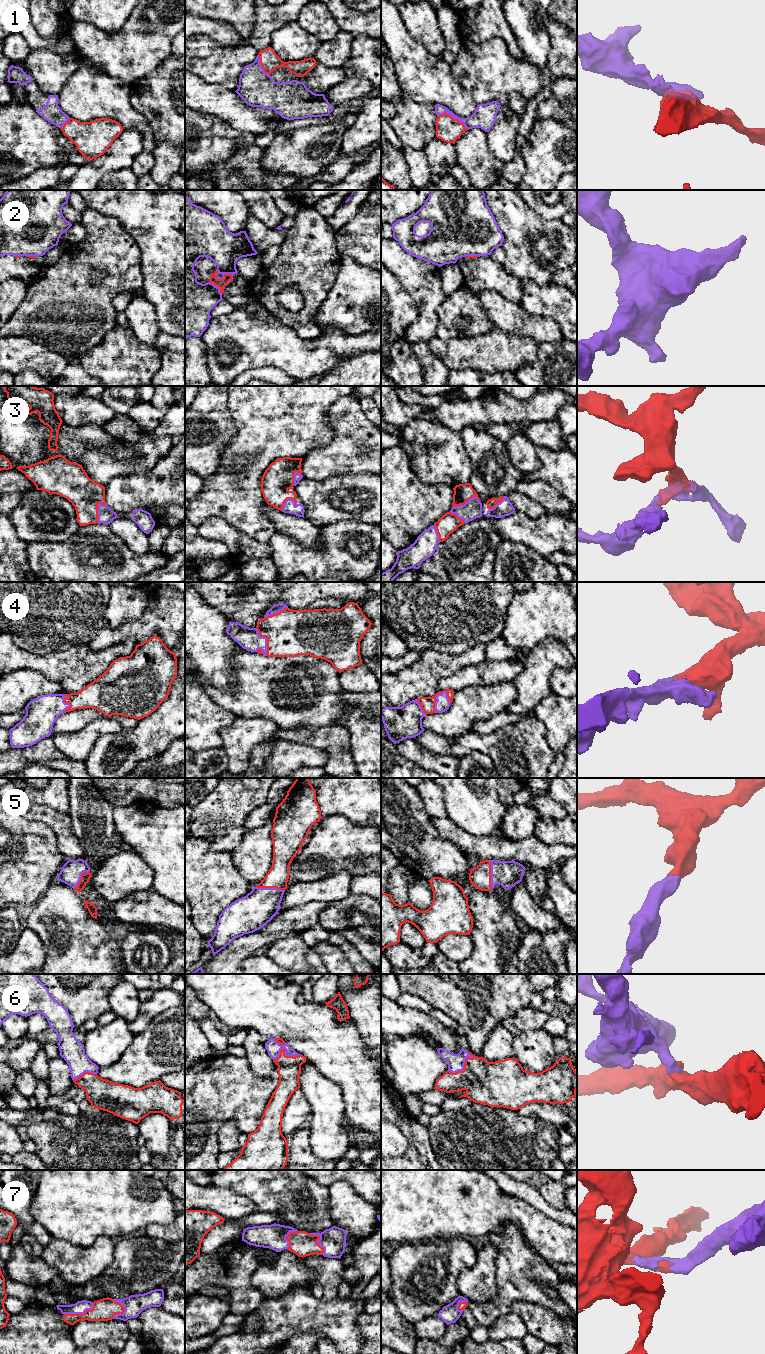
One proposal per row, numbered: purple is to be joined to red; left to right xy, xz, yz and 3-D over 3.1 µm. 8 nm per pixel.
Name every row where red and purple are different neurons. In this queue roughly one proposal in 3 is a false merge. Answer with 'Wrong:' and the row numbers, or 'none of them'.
Wrong: 2

